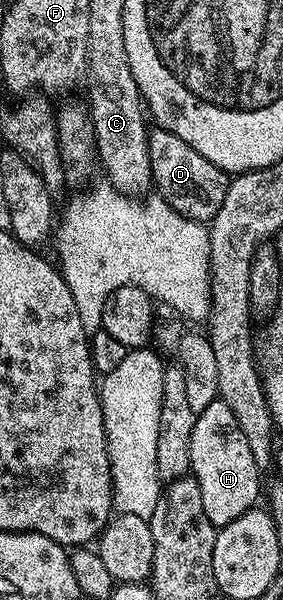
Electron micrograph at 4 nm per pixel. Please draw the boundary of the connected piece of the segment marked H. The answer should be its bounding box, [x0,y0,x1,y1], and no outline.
[190,400,262,527]

